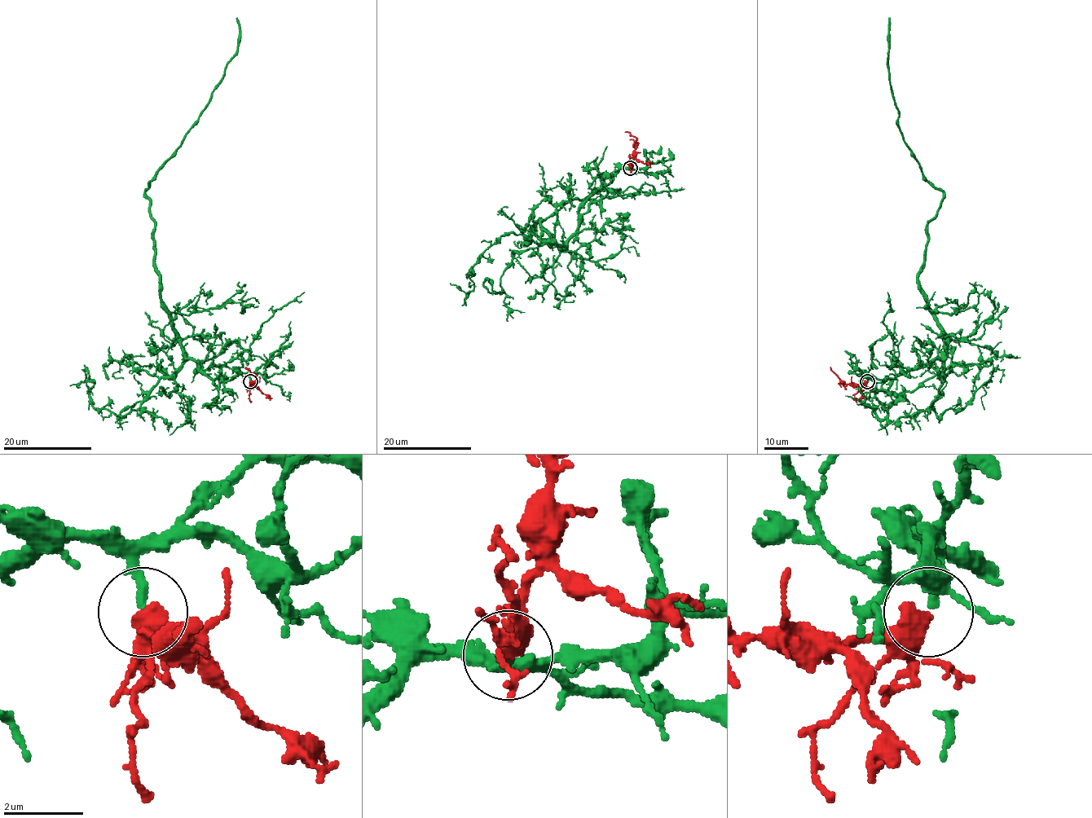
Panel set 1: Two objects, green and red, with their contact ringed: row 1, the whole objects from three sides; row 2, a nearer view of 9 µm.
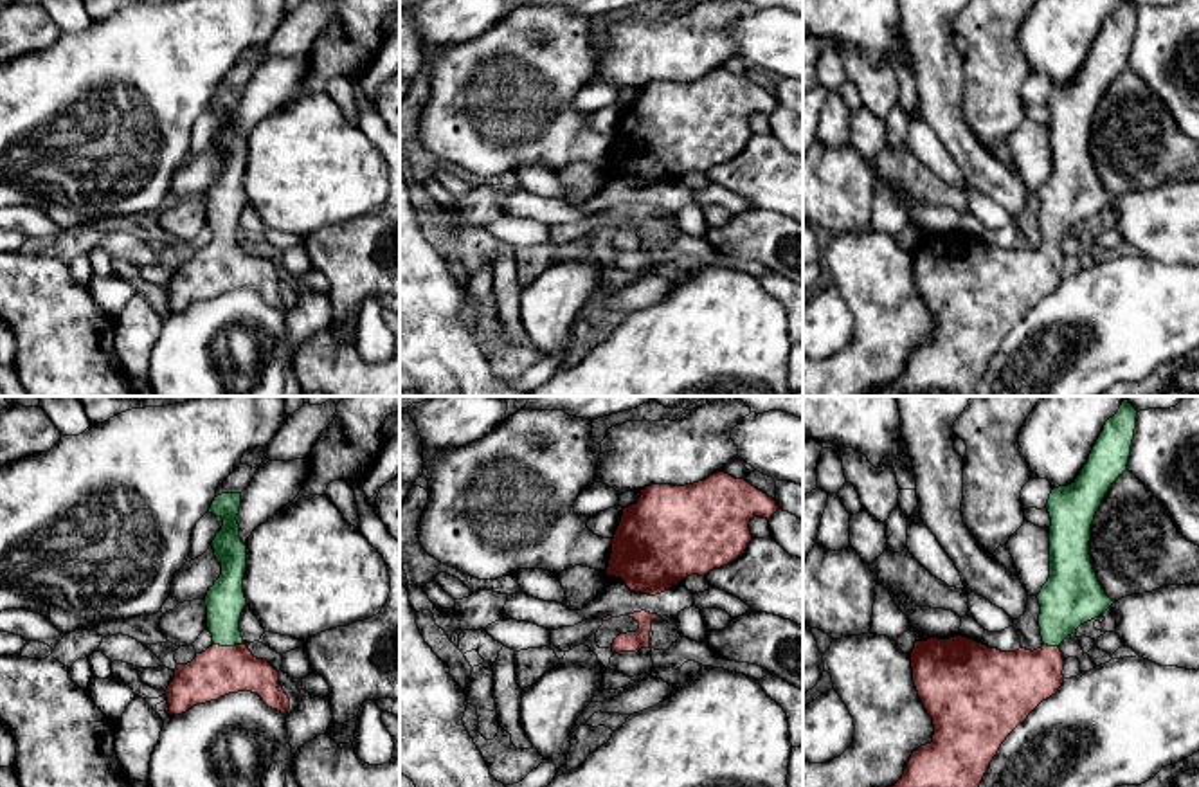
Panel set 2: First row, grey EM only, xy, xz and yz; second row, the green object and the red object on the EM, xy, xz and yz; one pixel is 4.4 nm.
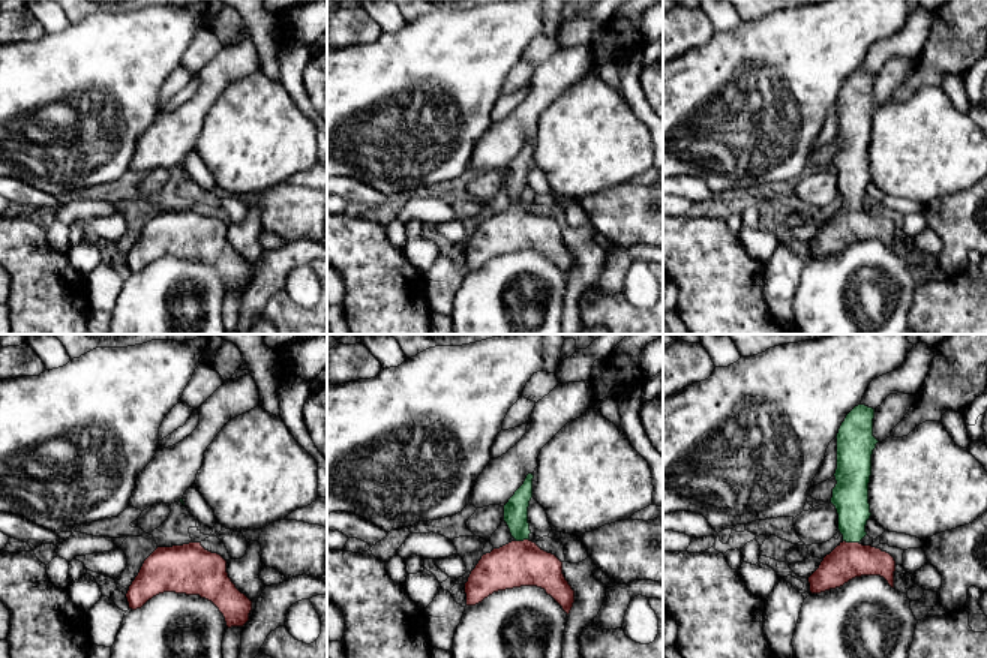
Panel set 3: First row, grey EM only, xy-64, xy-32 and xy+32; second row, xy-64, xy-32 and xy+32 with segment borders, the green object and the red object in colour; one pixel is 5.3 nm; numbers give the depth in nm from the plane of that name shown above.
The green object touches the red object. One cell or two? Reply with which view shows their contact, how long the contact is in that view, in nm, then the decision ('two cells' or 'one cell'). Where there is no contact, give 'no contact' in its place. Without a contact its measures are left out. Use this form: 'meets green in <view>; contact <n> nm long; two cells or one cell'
meets green in xy; contact 130 nm long; one cell

